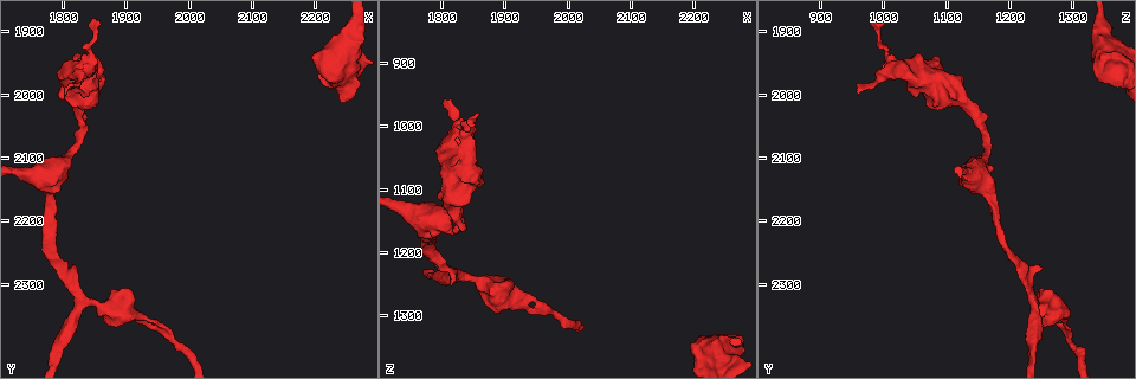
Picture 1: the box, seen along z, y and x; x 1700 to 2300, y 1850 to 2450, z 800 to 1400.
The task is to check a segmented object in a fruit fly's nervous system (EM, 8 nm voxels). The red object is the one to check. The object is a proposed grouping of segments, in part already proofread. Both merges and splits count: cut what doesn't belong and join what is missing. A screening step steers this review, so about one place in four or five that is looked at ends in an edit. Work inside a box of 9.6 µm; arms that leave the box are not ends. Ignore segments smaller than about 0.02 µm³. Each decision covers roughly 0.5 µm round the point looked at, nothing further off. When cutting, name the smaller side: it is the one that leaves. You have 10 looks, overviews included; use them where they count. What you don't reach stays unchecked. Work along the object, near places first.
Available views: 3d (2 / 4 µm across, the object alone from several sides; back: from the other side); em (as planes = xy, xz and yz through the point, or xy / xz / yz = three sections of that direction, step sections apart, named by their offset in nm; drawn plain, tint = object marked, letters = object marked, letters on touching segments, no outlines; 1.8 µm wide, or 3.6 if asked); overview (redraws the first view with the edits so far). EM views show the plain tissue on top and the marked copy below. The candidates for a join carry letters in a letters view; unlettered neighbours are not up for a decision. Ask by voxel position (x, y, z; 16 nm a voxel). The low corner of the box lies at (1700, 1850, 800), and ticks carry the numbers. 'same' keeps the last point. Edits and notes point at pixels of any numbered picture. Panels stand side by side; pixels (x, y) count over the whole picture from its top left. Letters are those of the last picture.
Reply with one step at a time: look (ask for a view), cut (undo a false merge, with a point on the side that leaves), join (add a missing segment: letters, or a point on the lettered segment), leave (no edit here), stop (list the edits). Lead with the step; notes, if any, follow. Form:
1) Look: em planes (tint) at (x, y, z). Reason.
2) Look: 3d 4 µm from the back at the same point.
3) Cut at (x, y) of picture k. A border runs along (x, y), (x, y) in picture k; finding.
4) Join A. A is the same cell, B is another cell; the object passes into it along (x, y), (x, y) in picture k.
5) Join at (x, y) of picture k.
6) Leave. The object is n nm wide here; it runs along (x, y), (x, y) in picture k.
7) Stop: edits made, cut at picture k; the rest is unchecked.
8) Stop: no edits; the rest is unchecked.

Look: em planes (letters) at (1860, 1950, 1080). An open end.

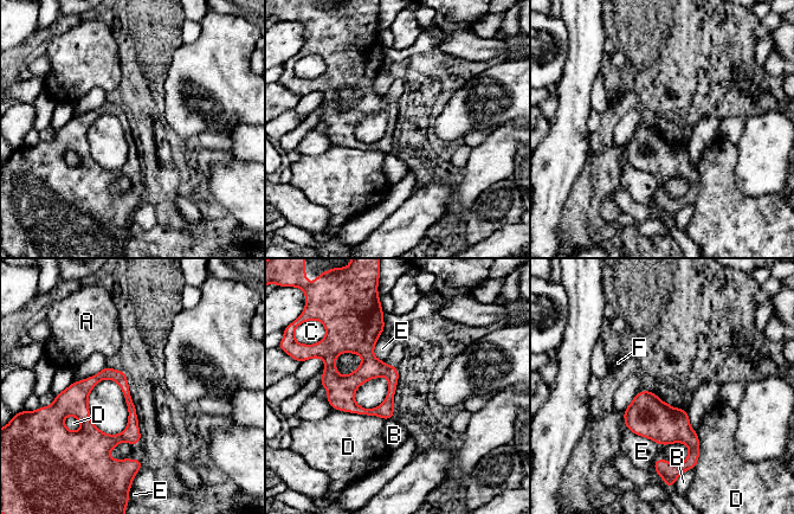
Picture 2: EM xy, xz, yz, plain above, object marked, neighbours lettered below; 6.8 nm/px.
Leave. A, B, C, D, E and F are other cells; a border runs along (686, 410), (690, 426), (696, 431) in picture 2; none of them fits.

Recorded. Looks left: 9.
Look: em planes (letters) at (1955, 2365, 1275). Branch stops here.

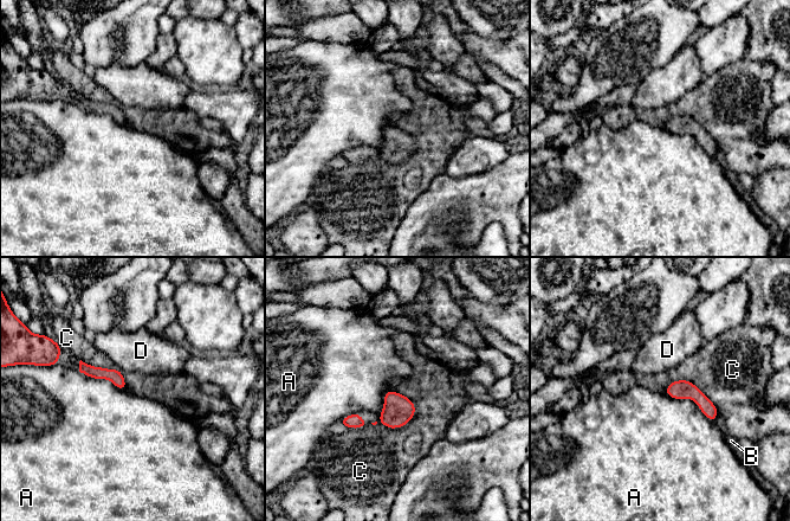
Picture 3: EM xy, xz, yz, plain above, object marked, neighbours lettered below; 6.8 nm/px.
Leave. A, B, C and D are other cells; it runs along (672, 385), (691, 391), (713, 416) in picture 3; no lettered segment goes on from it.

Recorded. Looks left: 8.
Look: em planes (letters) at (1815, 2270, 1245). Branch stops here.

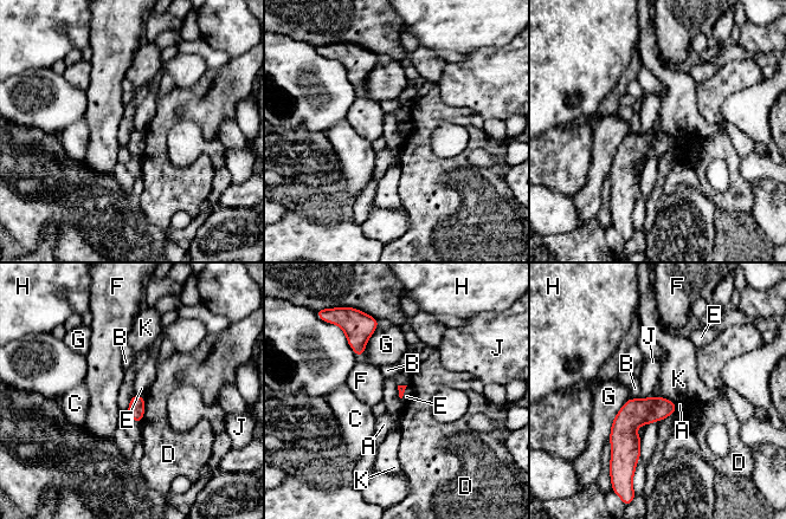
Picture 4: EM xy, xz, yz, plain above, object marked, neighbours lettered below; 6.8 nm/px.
Leave. A, B, C, D, E, F, G, H, J and K are other cells; none of them fits.

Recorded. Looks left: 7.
Look: em xz step 4 (tint) at (1805, 1995, 960). Tapers out.

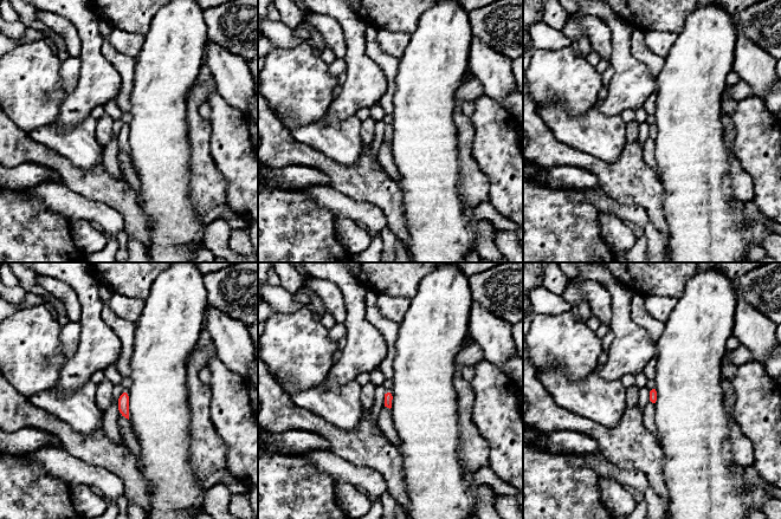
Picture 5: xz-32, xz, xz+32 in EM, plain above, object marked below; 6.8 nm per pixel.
Look: em planes (letters) at the same point.

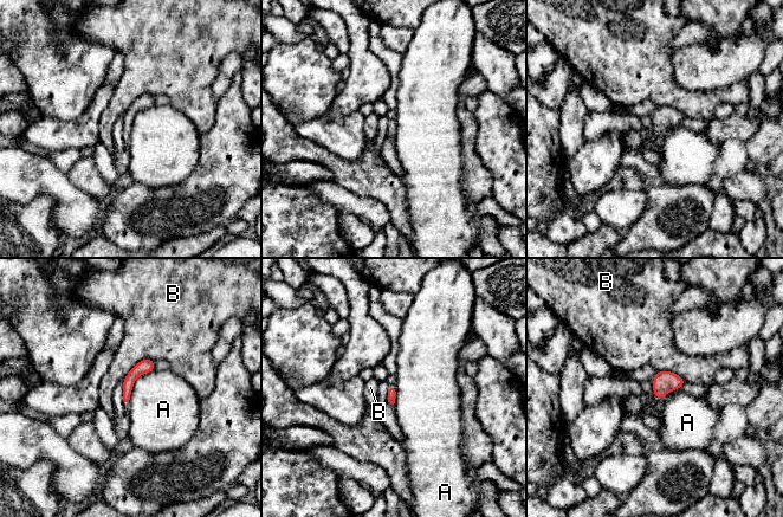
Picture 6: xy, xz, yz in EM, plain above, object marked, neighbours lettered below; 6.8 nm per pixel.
Leave. A and B are other cells; a border runs along (154, 369), (135, 380), (127, 402) in picture 6; none of them fits.

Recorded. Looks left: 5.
Stop: no edits; the rest is unchecked.

